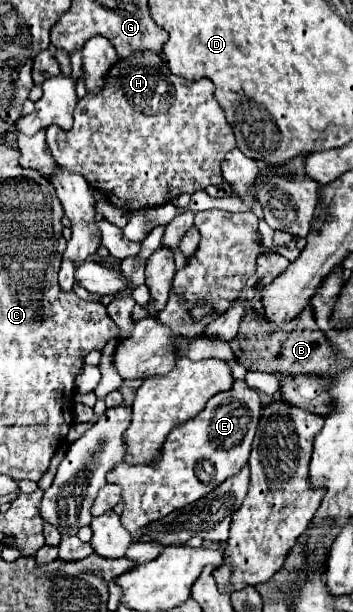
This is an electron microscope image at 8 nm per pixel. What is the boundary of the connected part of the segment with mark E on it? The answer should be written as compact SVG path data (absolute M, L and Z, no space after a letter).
M237 380L233 382L231 390L213 396L203 412L173 428L163 444L159 462L137 466L119 462L107 474L107 482L123 488L125 510L121 524L135 540L139 540L143 526L203 498L207 492L211 492L211 488L219 486L229 476L235 476L247 464L251 442L261 418L261 408L263 404L259 394L251 390L245 380Z

